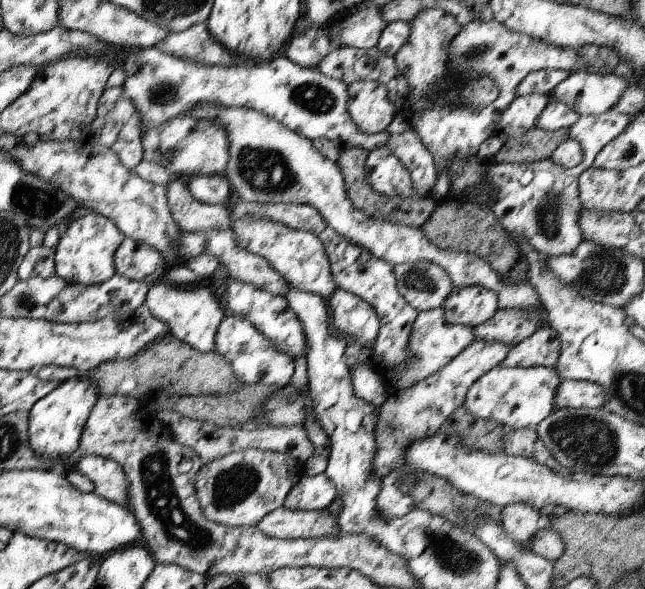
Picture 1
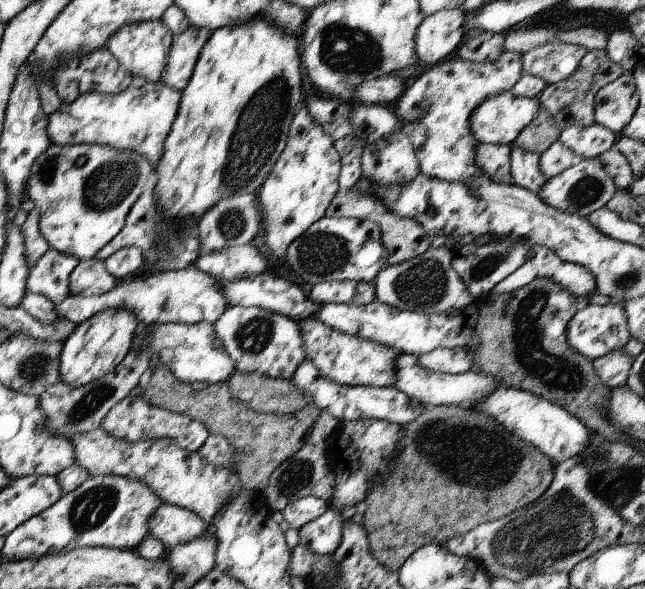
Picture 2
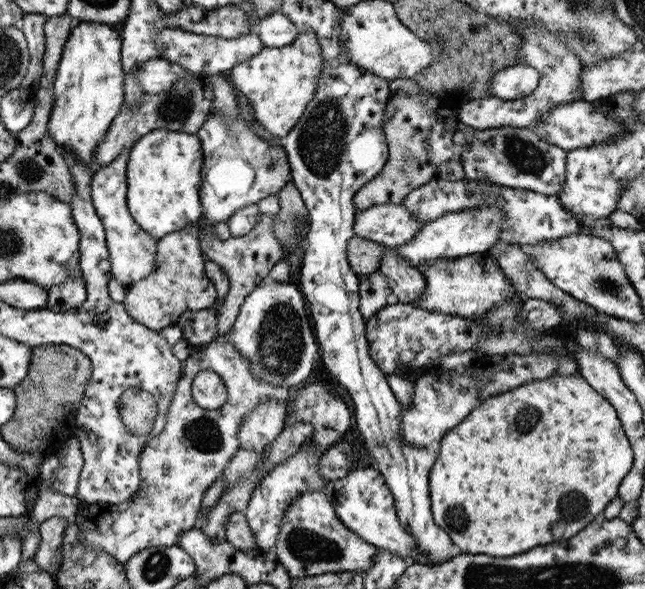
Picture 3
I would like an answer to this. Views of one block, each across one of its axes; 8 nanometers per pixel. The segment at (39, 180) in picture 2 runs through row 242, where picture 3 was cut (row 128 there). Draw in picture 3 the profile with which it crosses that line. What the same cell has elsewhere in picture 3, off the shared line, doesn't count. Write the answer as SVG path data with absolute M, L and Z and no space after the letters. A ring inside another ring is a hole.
M78 21L73 25L62 48L52 80L52 109L48 116L46 134L54 142L55 149L67 151L81 159L92 174L99 170L94 160L94 150L103 140L106 130L123 102L123 73L120 63L120 34L115 27L103 23Z

